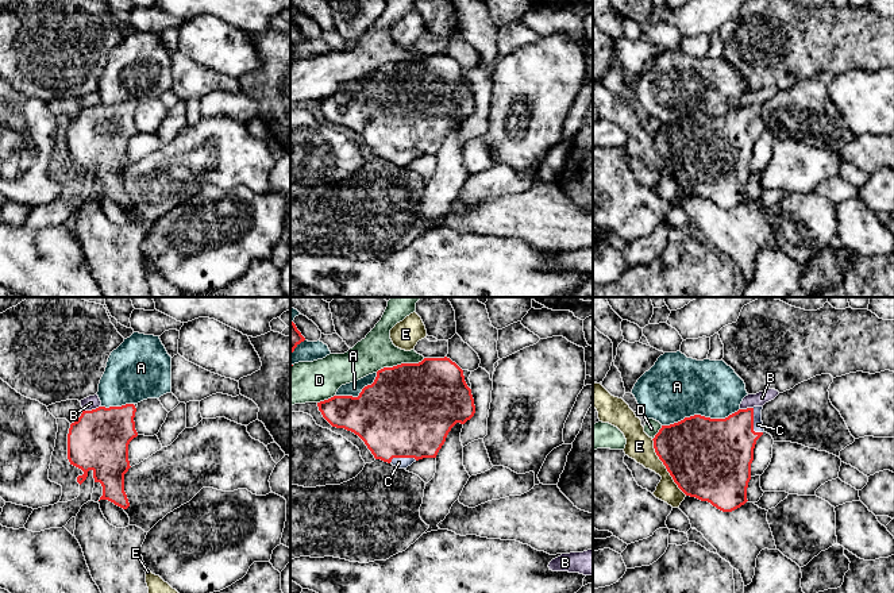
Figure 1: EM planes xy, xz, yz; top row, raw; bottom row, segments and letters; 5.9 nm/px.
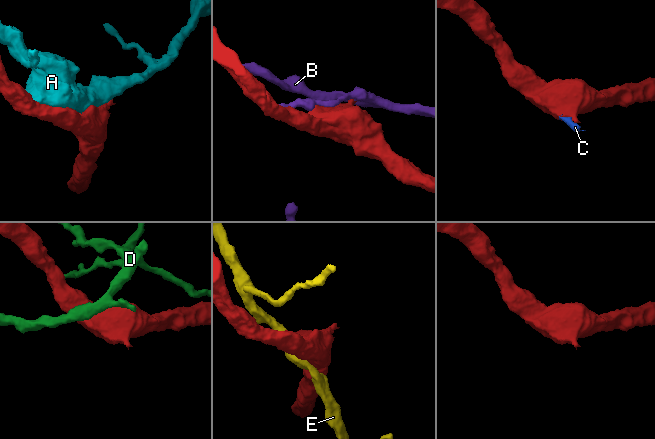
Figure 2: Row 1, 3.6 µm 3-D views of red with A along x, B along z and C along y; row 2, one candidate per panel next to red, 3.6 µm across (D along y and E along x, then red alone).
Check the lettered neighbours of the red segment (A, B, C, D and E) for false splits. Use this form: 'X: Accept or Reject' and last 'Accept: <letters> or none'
A: Reject
B: Reject
C: Accept
D: Reject
E: Reject
Accept: C

